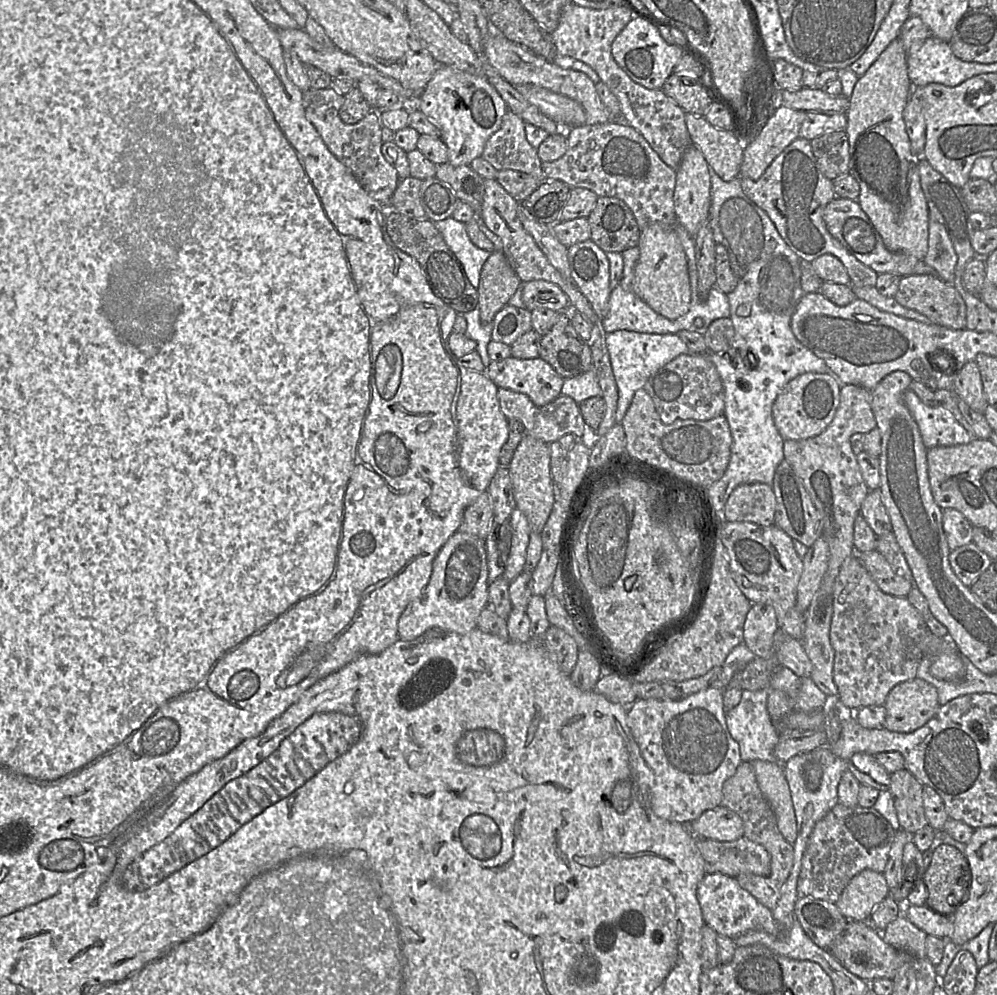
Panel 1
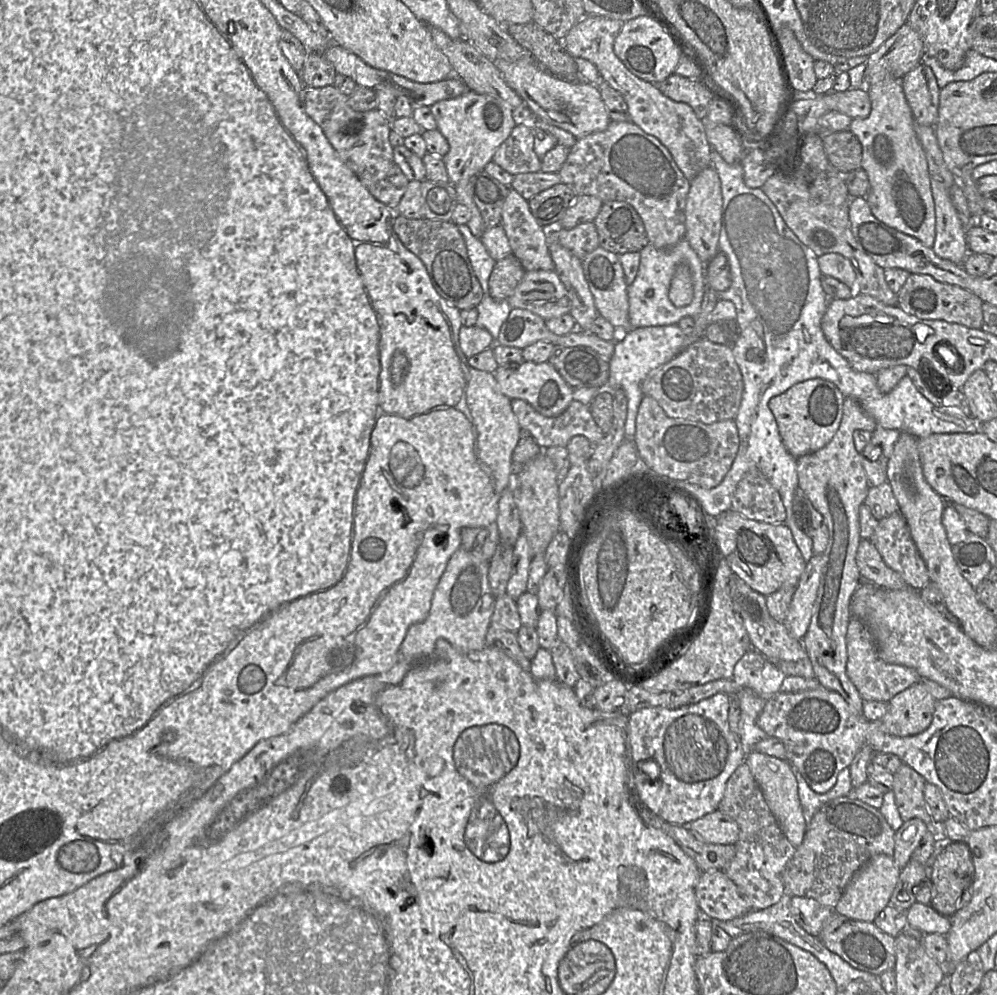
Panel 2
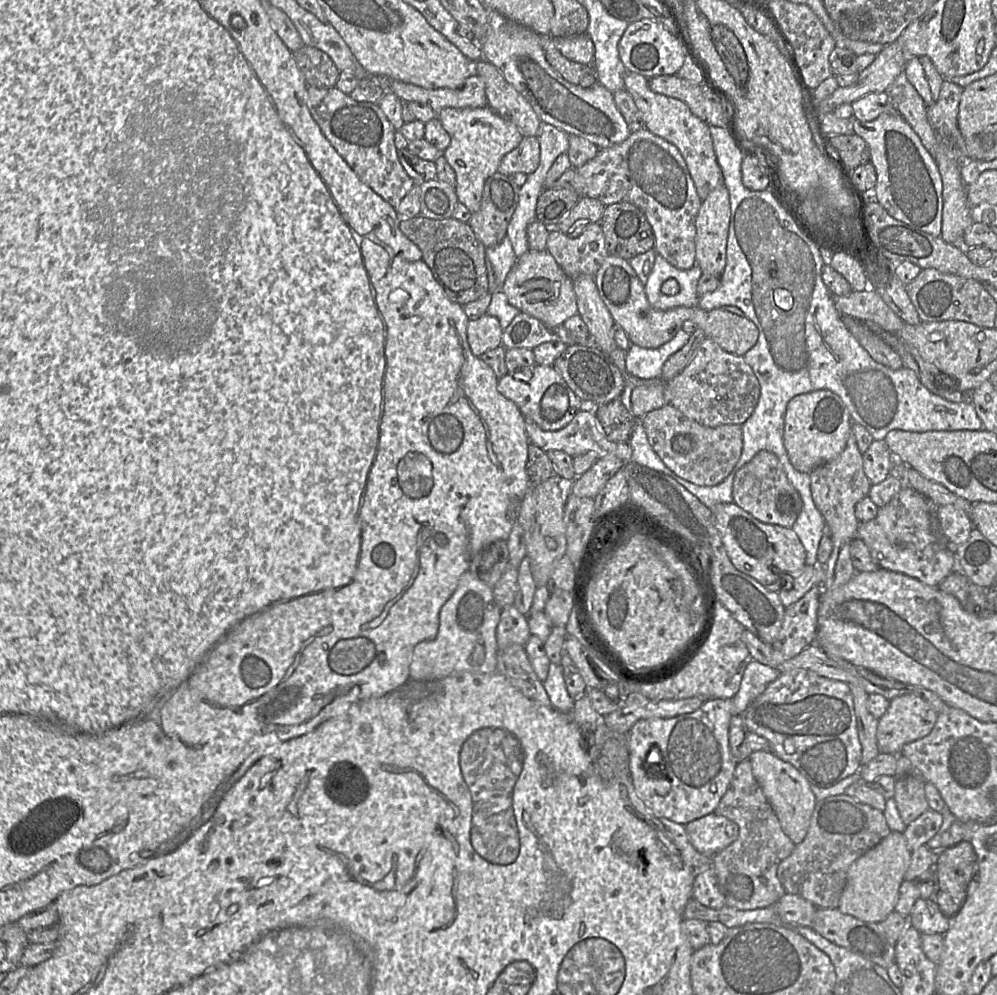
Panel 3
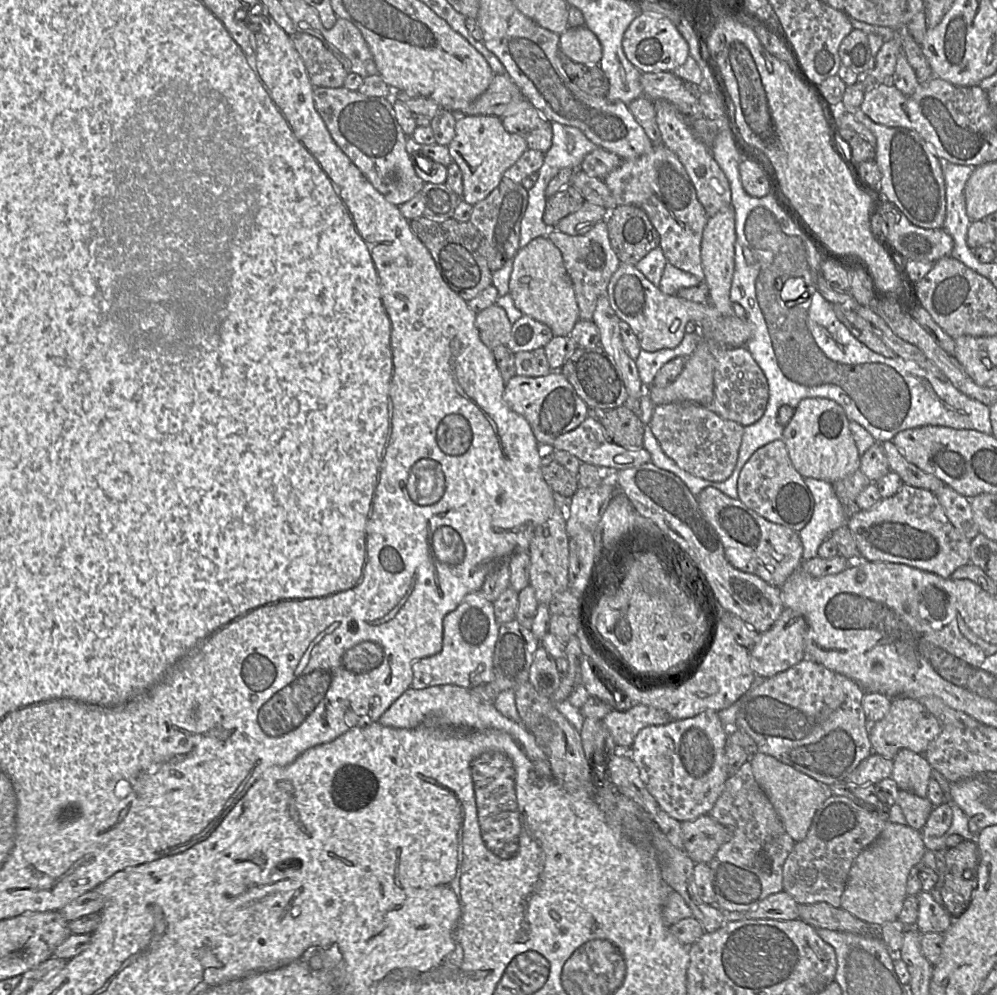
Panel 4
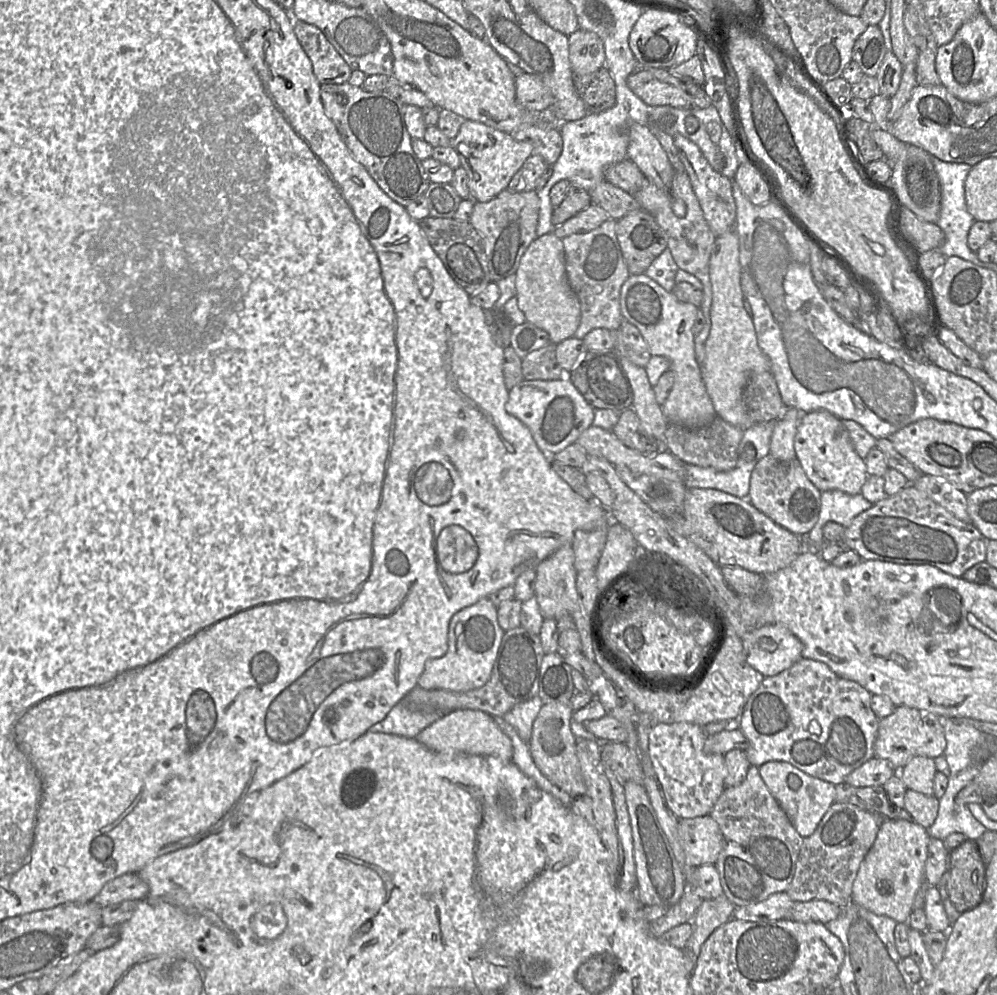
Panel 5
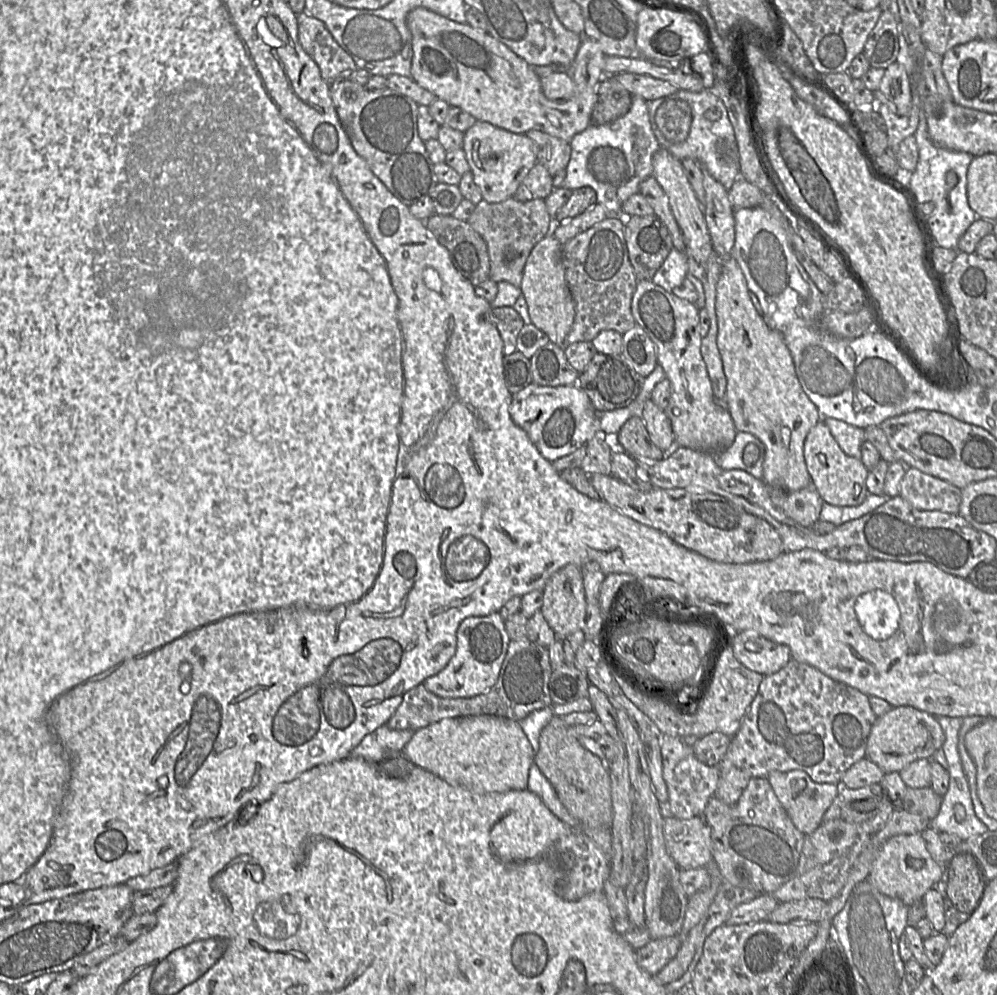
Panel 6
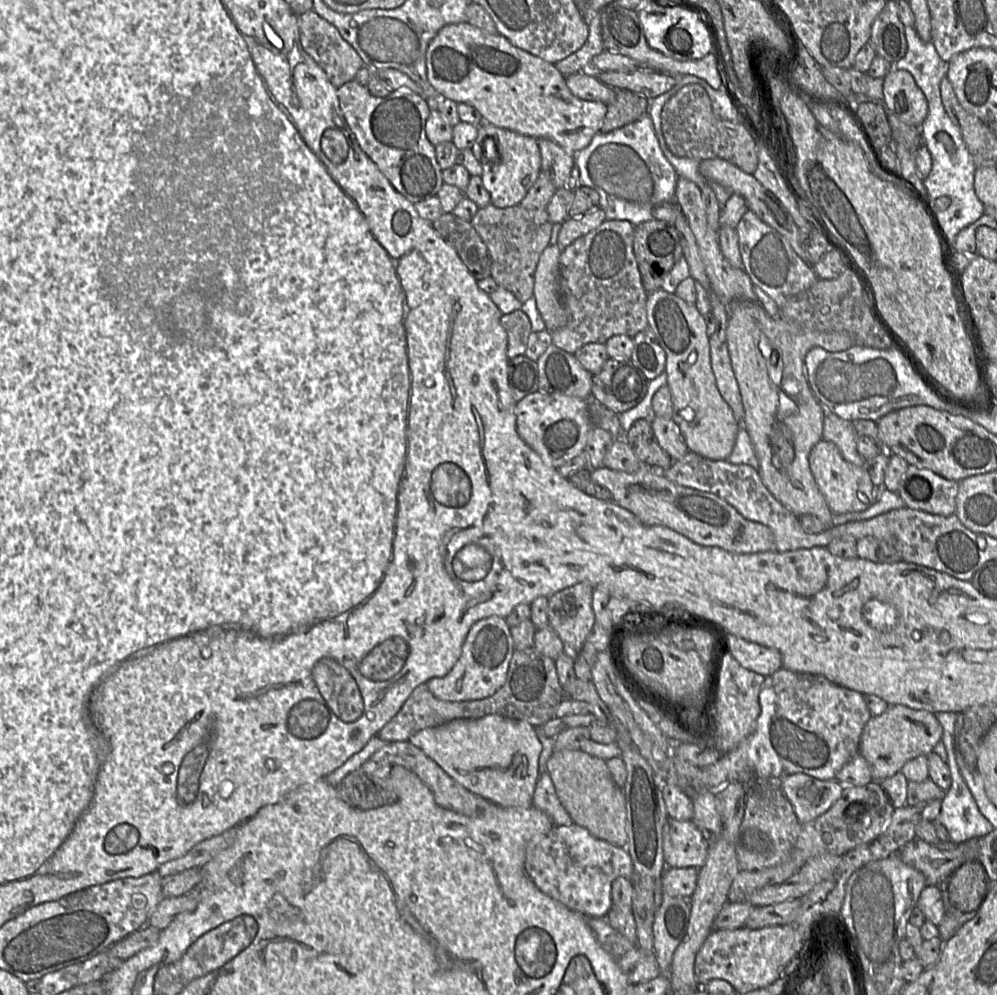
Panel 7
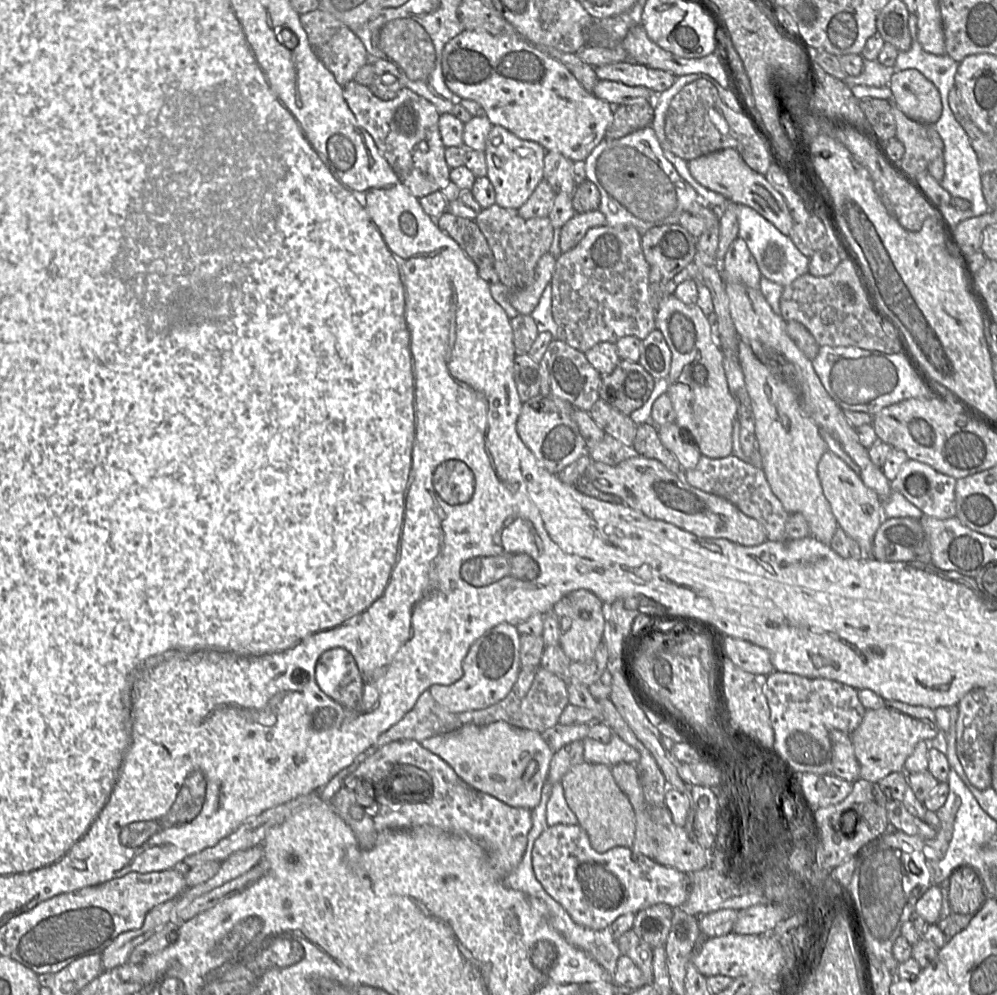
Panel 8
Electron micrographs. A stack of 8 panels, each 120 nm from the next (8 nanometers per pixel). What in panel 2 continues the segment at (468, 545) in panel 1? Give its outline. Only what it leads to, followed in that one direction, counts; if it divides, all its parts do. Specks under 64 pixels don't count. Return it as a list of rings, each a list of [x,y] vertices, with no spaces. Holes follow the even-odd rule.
[[[461,547],[451,556],[433,593],[427,618],[407,630],[400,646],[401,660],[415,662],[428,659],[433,655],[439,639],[447,640],[463,653],[486,646],[486,634],[495,607],[488,572],[489,562]]]

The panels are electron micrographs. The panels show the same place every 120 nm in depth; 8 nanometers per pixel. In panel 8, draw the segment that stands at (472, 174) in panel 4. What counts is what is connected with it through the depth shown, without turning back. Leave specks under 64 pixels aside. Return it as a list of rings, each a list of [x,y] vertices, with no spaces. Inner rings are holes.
[[[493,125],[484,150],[487,178],[495,189],[495,203],[503,208],[519,209],[529,199],[537,185],[544,180],[546,150],[537,142],[518,138],[506,128]]]

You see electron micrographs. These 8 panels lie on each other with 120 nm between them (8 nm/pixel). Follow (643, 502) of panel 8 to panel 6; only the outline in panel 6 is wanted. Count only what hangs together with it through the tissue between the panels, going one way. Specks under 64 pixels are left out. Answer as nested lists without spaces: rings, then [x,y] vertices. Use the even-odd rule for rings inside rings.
[[[598,473],[592,474],[590,481],[600,499],[618,512],[664,533],[676,543],[710,560],[746,564],[773,560],[784,552],[781,537],[772,525],[722,496],[686,488],[653,487],[643,492],[613,475]]]

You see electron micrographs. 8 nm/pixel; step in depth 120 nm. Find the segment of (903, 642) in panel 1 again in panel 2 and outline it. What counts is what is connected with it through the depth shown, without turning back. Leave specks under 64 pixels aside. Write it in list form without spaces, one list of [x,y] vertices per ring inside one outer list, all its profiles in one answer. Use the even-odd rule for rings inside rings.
[[[862,581],[852,595],[850,602],[851,617],[847,627],[847,665],[846,673],[864,701],[888,703],[896,694],[921,681],[919,673],[911,667],[890,664],[878,654],[875,637],[867,624],[867,600],[877,589],[868,581]]]

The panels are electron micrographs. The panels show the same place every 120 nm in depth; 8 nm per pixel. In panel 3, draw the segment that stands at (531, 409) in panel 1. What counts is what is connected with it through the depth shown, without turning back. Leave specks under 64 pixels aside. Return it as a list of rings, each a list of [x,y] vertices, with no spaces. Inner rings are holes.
[[[580,409],[574,418],[562,429],[545,431],[536,423],[525,419],[526,434],[530,443],[540,447],[545,452],[550,450],[562,450],[568,455],[575,457],[589,451],[597,453],[598,459],[606,456],[615,456],[624,462],[632,462],[632,449],[628,442],[614,442],[607,439],[596,415],[592,411]]]

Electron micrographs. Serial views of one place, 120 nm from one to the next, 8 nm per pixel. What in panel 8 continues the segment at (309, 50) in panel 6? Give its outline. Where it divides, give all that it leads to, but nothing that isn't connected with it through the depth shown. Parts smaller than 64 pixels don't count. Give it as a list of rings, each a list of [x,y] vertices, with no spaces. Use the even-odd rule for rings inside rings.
[[[318,8],[314,11],[300,14],[300,22],[314,53],[333,74],[339,85],[345,86],[348,82],[354,80],[358,70],[369,63],[370,56],[362,41],[349,27],[329,12]]]

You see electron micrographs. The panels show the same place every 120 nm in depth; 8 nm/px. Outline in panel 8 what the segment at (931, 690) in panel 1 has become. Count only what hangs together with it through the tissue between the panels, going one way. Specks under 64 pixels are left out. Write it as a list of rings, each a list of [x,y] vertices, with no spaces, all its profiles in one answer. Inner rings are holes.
[[[885,700],[884,705],[878,709],[866,709],[860,725],[850,735],[854,747],[855,756],[860,765],[860,779],[864,779],[872,783],[878,783],[880,780],[888,776],[890,773],[904,771],[905,761],[912,754],[916,745],[920,741],[931,741],[937,735],[939,730],[940,728],[938,726],[934,710],[932,710],[929,707],[920,706],[920,705],[910,705],[897,700]]]

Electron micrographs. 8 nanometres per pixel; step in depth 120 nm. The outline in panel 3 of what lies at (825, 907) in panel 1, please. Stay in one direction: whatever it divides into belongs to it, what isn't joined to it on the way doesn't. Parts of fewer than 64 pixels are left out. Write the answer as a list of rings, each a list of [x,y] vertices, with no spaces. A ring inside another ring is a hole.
[[[785,893],[775,904],[780,919],[788,926],[812,927],[817,907],[799,895]]]

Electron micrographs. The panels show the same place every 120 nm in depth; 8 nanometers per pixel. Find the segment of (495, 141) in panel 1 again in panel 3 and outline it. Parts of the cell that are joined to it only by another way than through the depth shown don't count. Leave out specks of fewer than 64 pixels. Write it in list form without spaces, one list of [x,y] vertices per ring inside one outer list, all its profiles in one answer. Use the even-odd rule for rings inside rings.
[[[524,136],[519,145],[500,161],[498,171],[509,176],[514,173],[529,175],[539,166],[540,146],[537,136]]]

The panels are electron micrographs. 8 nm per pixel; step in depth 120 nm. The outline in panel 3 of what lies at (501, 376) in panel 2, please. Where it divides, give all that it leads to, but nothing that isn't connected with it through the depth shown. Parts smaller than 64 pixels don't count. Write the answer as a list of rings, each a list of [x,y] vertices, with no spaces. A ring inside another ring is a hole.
[[[536,363],[532,367],[521,369],[531,369],[532,375],[528,376],[529,379],[519,377],[520,370],[512,374],[507,373],[498,379],[498,391],[519,407],[525,419],[533,421],[541,429],[556,431],[564,428],[581,409],[582,400],[569,388],[554,365]]]

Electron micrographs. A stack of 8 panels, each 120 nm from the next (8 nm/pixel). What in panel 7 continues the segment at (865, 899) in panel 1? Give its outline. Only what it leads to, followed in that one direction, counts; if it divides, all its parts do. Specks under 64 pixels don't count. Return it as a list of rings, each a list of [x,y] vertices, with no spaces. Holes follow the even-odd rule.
[[[916,838],[899,851],[899,856],[905,864],[924,875],[927,886],[937,886],[962,864],[977,859],[979,839],[969,839],[951,850],[940,850]]]

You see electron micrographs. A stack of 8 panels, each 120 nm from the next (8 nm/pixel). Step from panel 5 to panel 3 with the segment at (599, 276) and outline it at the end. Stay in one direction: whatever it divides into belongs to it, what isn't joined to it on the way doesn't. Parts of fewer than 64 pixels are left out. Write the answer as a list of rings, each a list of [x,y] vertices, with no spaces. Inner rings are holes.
[[[600,222],[588,224],[582,233],[575,238],[568,237],[557,228],[549,229],[546,244],[546,250],[570,279],[575,279],[581,275],[594,277],[605,258],[609,255]]]

